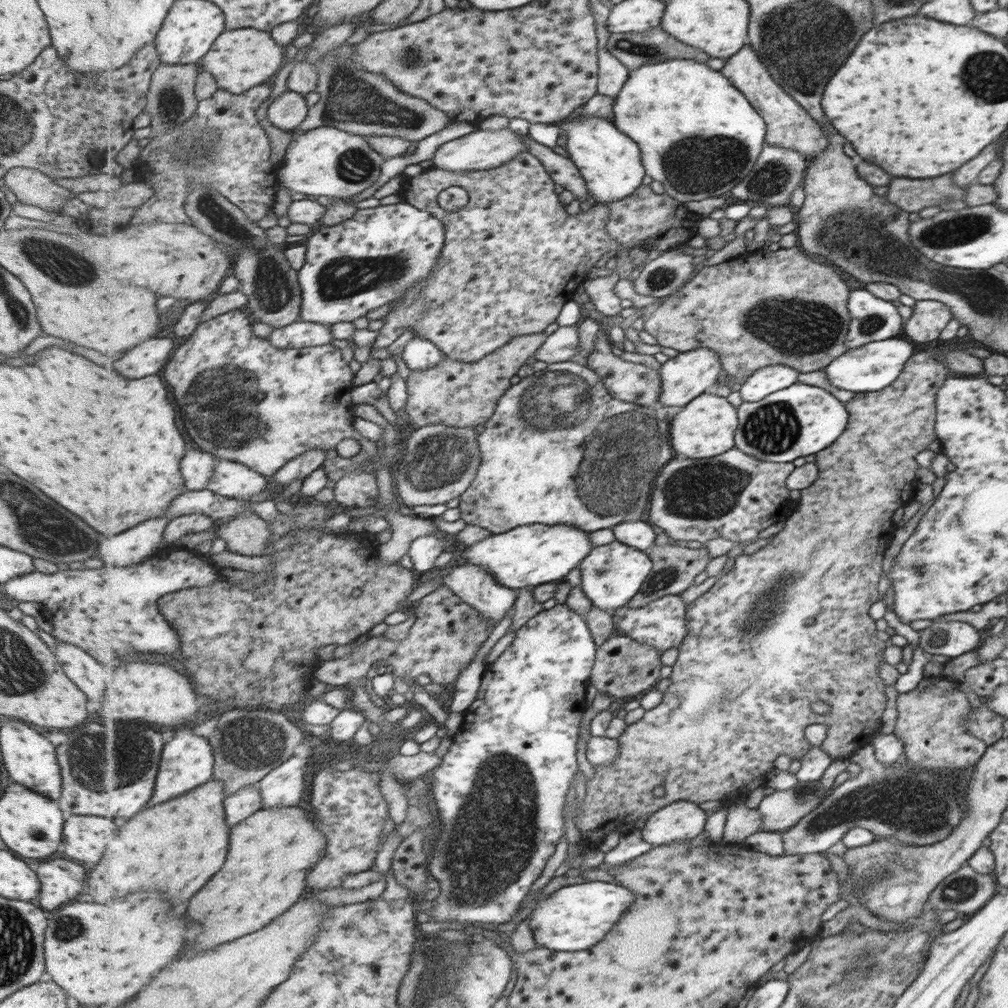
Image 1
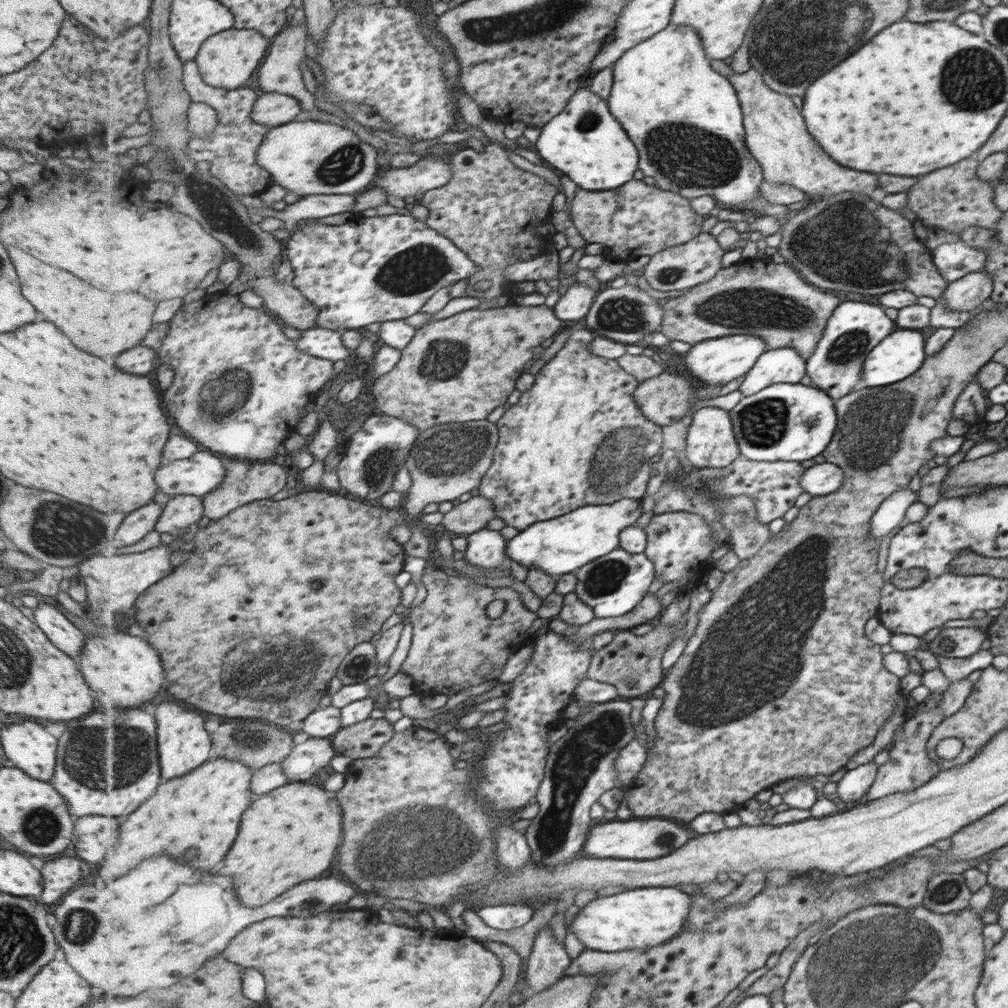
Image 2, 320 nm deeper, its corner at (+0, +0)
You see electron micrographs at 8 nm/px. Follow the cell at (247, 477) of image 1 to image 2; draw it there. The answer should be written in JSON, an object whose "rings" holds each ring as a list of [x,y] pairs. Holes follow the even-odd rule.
{"rings":[[[197,452],[191,458],[175,460],[159,468],[159,489],[165,494],[204,497],[221,488],[227,478],[224,460],[211,452]]]}

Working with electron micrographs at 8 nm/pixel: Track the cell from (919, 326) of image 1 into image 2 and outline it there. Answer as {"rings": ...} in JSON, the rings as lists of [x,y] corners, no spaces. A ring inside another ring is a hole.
{"rings":[[[983,268],[979,272],[970,272],[968,275],[962,276],[960,279],[951,281],[942,292],[939,299],[942,305],[952,311],[967,311],[980,305],[988,298],[992,291],[992,278],[990,274]]]}

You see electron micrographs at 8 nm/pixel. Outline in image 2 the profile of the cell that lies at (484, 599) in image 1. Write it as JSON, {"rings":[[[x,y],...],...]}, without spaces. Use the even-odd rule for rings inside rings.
{"rings":[[[485,527],[467,536],[468,547],[465,560],[470,564],[485,570],[507,570],[505,564],[505,541],[501,531],[489,530]]]}

